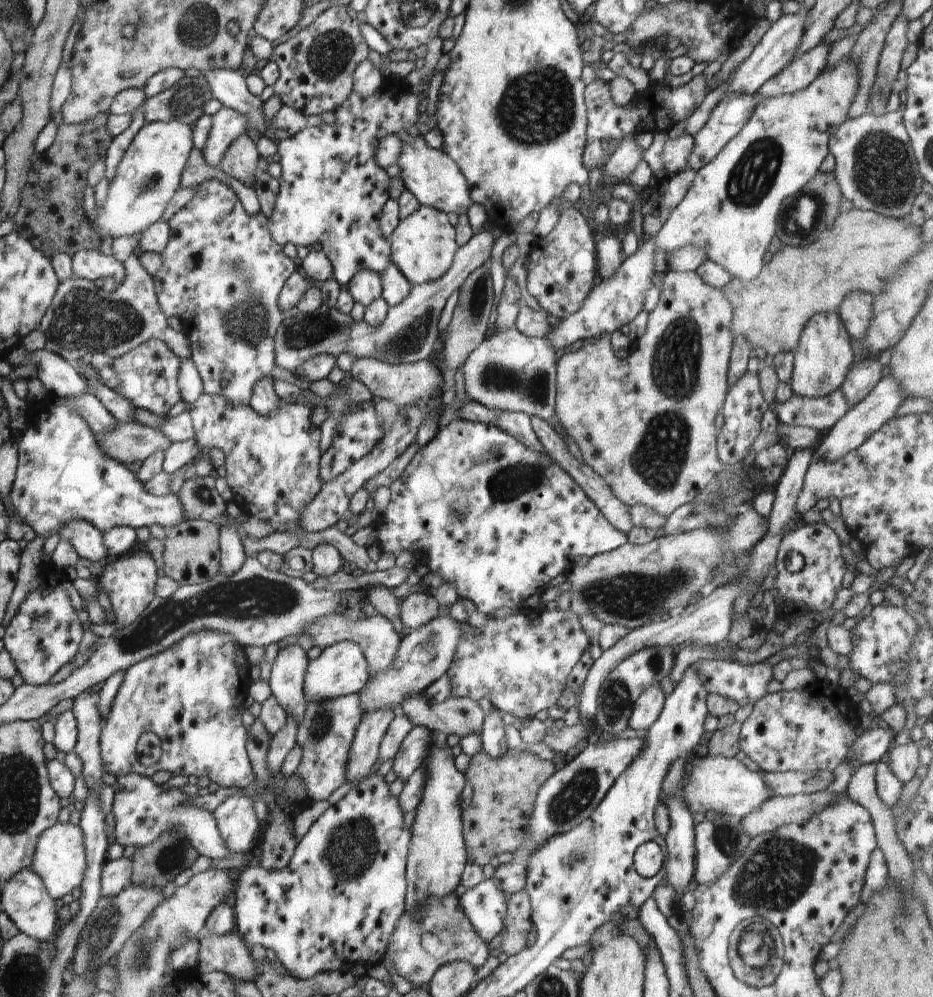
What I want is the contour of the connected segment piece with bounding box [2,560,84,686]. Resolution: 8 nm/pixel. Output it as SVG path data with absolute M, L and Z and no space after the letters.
M49 560L44 561L40 572L40 584L36 587L36 590L33 590L24 599L15 617L6 627L2 639L4 649L13 657L14 662L17 664L17 672L22 676L23 682L34 686L46 685L57 670L60 670L62 666L76 658L76 654L80 650L80 638L82 638L82 632L84 632L84 628L82 628L82 624L78 620L78 614L72 608L68 594L64 592L63 583L70 581L65 572Z

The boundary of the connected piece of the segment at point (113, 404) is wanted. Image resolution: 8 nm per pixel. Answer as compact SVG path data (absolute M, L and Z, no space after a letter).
M85 377L86 384L88 385L87 390L93 395L96 395L98 400L104 405L104 408L111 412L111 415L116 421L135 421L133 414L136 408L133 404L122 398L119 394L116 394L114 390L108 388L102 381L95 379L94 377Z

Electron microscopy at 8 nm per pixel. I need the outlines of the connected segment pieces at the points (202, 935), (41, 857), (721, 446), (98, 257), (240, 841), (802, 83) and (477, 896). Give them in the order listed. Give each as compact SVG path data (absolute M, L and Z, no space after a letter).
M205 928L197 934L199 942L199 959L197 969L202 973L212 971L223 972L234 979L252 981L255 971L255 960L251 957L250 947L238 935L238 933L228 933L227 935L211 935Z
M58 823L46 830L37 840L32 869L35 873L38 873L38 876L41 876L48 895L54 900L64 898L74 888L78 888L86 870L83 834L80 827L71 823Z
M746 372L737 383L730 386L722 407L724 424L717 436L717 455L724 466L741 466L741 462L748 455L754 439L762 430L761 420L768 409L769 406L764 400L757 374Z
M80 249L71 256L74 277L95 281L97 278L114 278L120 284L125 277L123 263L105 249Z
M236 795L227 798L213 811L226 848L232 853L247 853L252 849L252 840L260 824L254 813L254 802L252 797Z
M822 42L788 63L780 73L765 82L761 90L764 98L792 94L806 88L828 68L829 48L830 45Z
M492 879L480 881L458 898L463 914L483 941L489 942L499 934L503 927L503 918L507 915L510 897L505 897Z

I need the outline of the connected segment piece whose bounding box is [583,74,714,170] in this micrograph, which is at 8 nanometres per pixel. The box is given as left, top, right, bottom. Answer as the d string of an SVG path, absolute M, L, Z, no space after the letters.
M702 74L692 77L684 87L672 88L666 83L651 84L644 93L637 93L633 102L627 107L618 106L611 97L609 83L596 78L585 86L584 98L587 108L587 139L583 152L583 163L590 170L602 161L606 162L610 154L602 147L601 142L617 140L632 135L634 138L639 132L668 132L678 121L688 118L692 111L704 100L709 91L709 83L714 79L706 80Z

